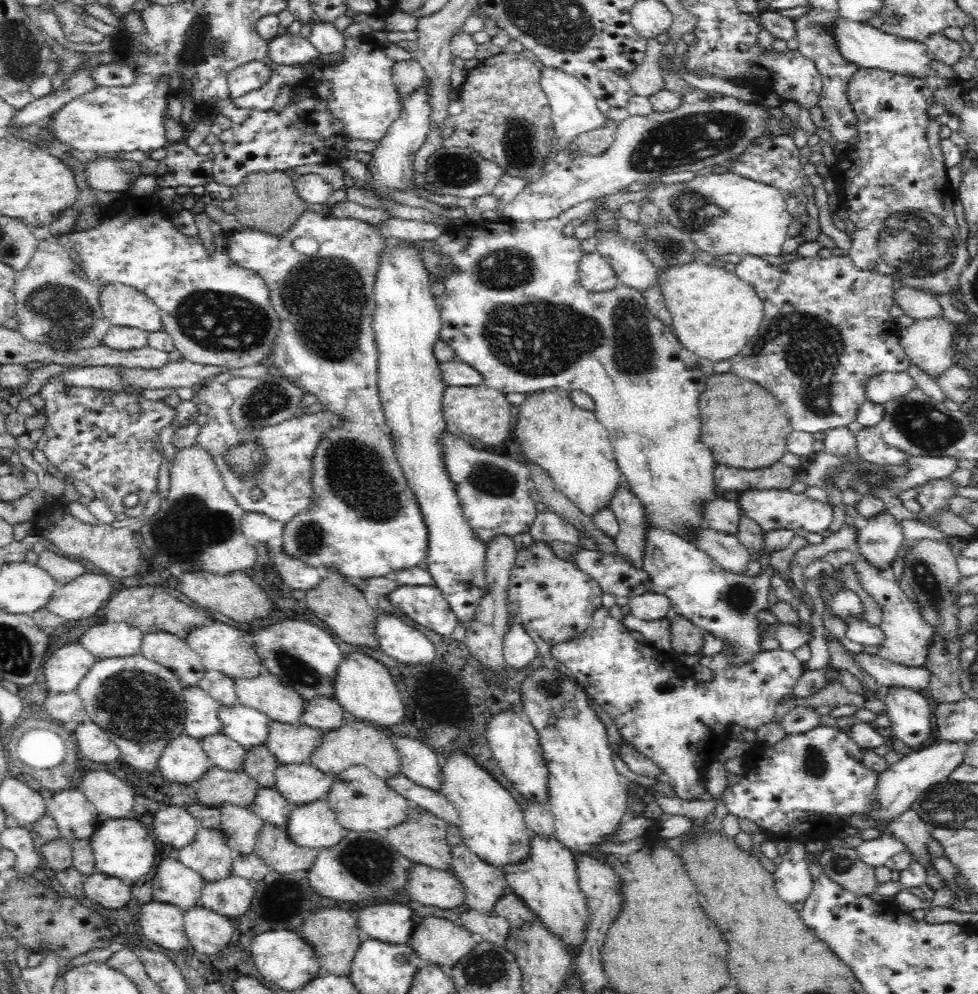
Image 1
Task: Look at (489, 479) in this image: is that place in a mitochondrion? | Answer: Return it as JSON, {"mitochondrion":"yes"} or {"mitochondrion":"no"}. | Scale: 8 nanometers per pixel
{"mitochondrion":"yes"}

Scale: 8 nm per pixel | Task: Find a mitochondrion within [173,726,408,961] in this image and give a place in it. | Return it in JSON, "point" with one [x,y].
{"point":[370,860]}

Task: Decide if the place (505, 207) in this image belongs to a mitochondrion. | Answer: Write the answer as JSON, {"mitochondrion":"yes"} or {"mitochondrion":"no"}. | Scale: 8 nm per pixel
{"mitochondrion":"no"}

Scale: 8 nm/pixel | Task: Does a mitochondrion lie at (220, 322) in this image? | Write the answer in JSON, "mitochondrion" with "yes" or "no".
{"mitochondrion":"yes"}

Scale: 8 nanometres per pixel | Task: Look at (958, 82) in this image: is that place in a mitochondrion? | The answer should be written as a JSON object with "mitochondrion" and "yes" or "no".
{"mitochondrion":"no"}

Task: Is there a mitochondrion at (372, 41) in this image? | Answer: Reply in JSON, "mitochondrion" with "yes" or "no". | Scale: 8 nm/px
{"mitochondrion":"no"}

